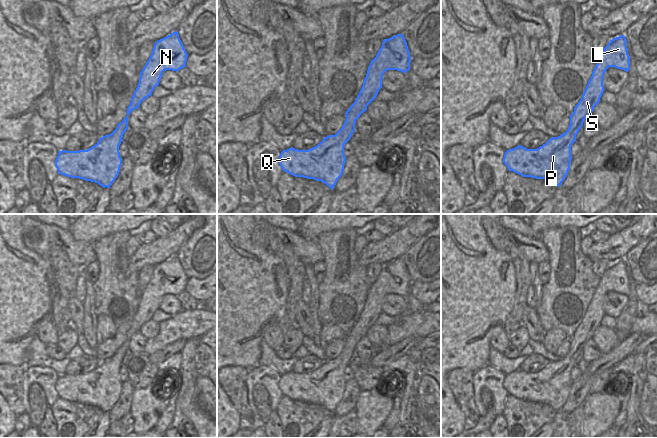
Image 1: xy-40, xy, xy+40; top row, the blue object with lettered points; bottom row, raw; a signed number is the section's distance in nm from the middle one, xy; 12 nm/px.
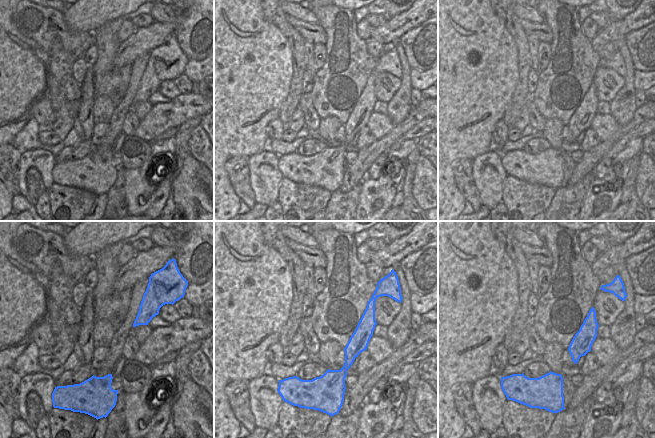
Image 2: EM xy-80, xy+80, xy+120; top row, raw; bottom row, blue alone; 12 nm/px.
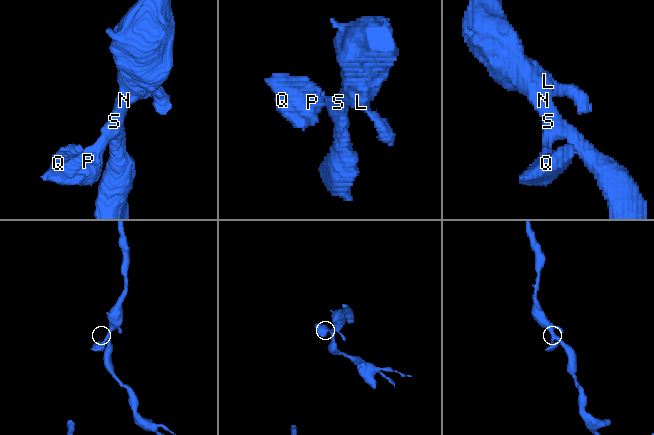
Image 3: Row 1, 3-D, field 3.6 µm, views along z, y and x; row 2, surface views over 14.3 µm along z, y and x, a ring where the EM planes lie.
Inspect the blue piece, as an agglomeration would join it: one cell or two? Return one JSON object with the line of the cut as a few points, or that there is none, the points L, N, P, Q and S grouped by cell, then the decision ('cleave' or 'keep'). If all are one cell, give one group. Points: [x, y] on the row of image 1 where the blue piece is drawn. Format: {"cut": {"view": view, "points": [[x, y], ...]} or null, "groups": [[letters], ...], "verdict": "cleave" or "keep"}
{"cut": null, "groups": [["L", "N", "P", "Q", "S"]], "verdict": "keep"}

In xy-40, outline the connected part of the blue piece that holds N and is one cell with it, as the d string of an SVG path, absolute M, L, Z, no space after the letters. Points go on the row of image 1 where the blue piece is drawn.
M177 31L156 41L150 58L140 72L138 86L127 108L127 116L111 134L101 137L91 148L79 151L59 151L55 160L58 173L95 182L103 188L110 188L119 175L122 165L119 146L128 129L129 114L139 108L143 100L152 95L164 71L177 72L186 67L187 57L188 54Z

